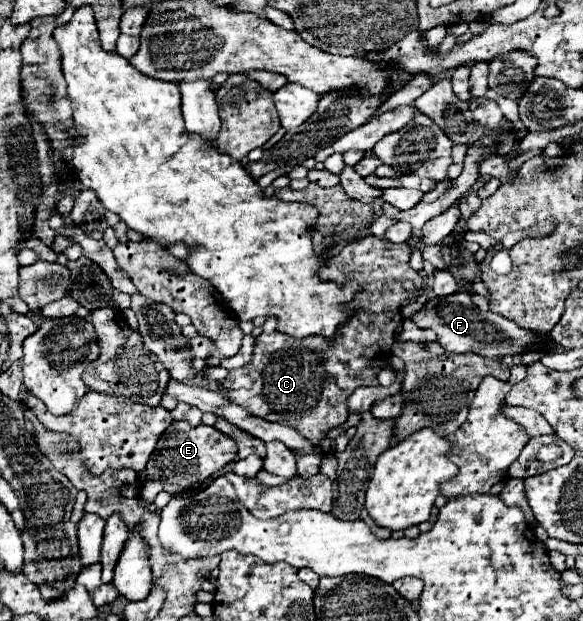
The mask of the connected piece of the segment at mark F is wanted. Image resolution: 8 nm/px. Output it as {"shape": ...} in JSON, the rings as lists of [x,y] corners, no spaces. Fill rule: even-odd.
{"shape":[[[459,291],[449,297],[435,297],[427,301],[427,305],[413,315],[413,321],[421,329],[433,329],[439,337],[439,345],[443,345],[445,351],[457,351],[457,353],[471,351],[487,359],[497,359],[505,355],[523,355],[535,349],[551,351],[555,347],[555,341],[551,335],[523,329],[503,315],[497,315],[491,311],[485,311],[485,313],[479,311],[471,301],[469,291]]]}

